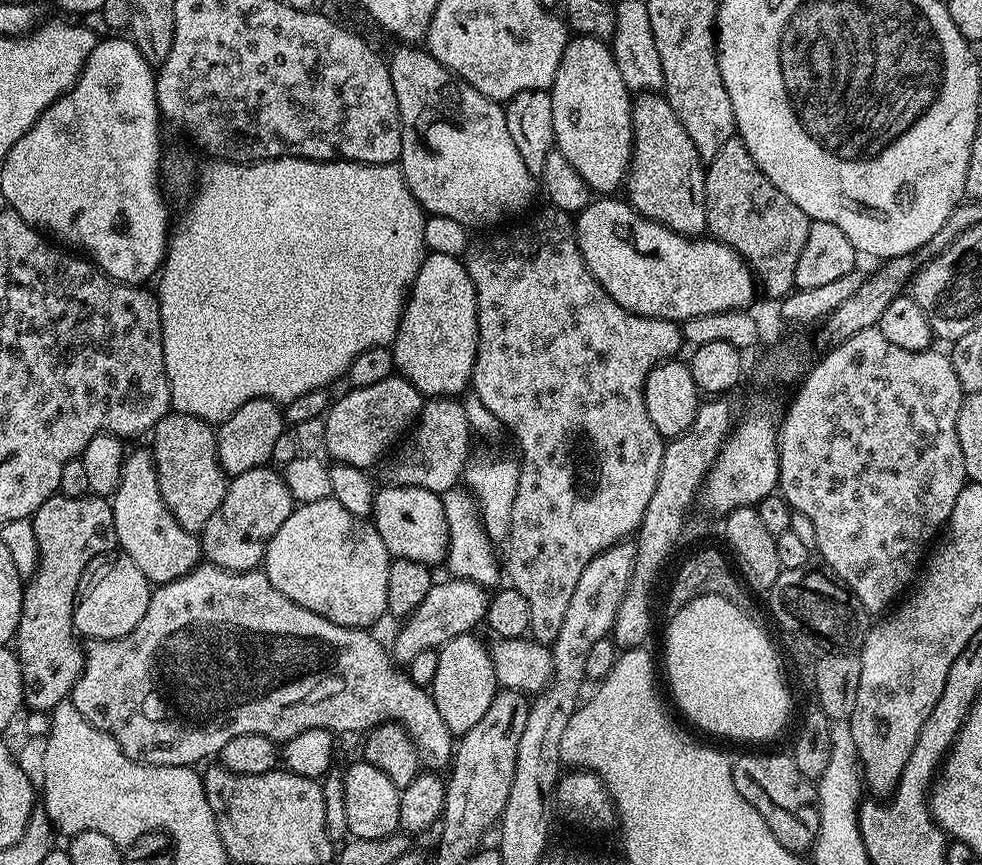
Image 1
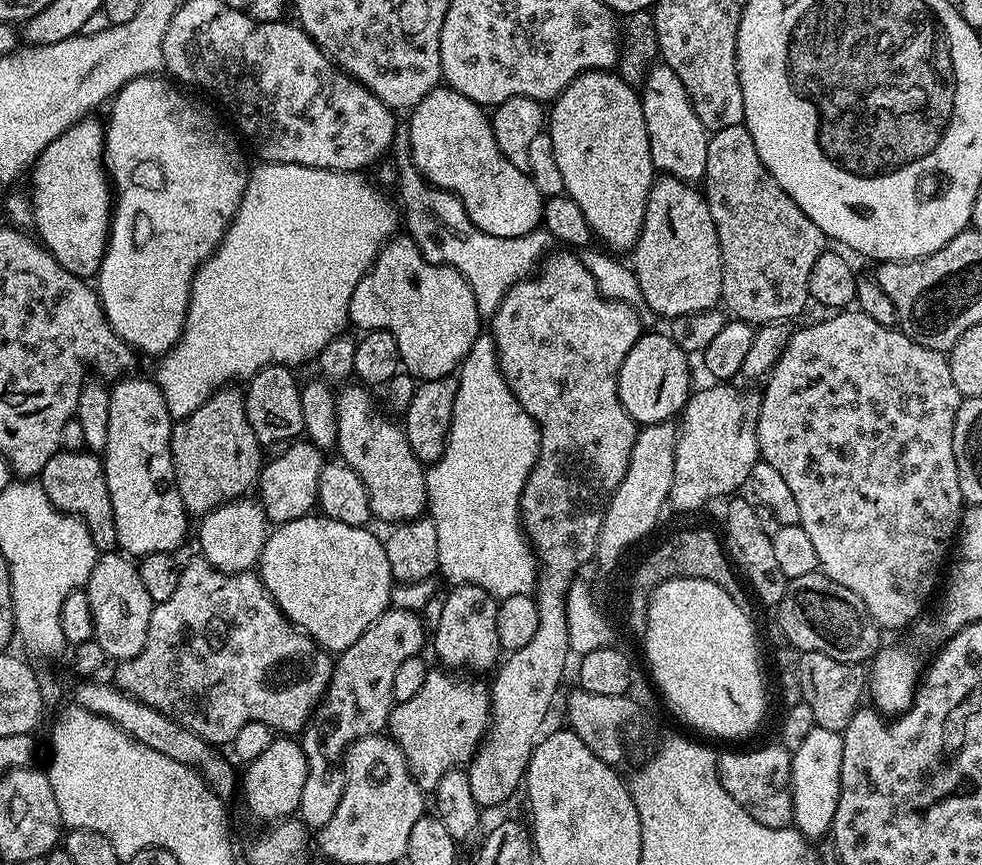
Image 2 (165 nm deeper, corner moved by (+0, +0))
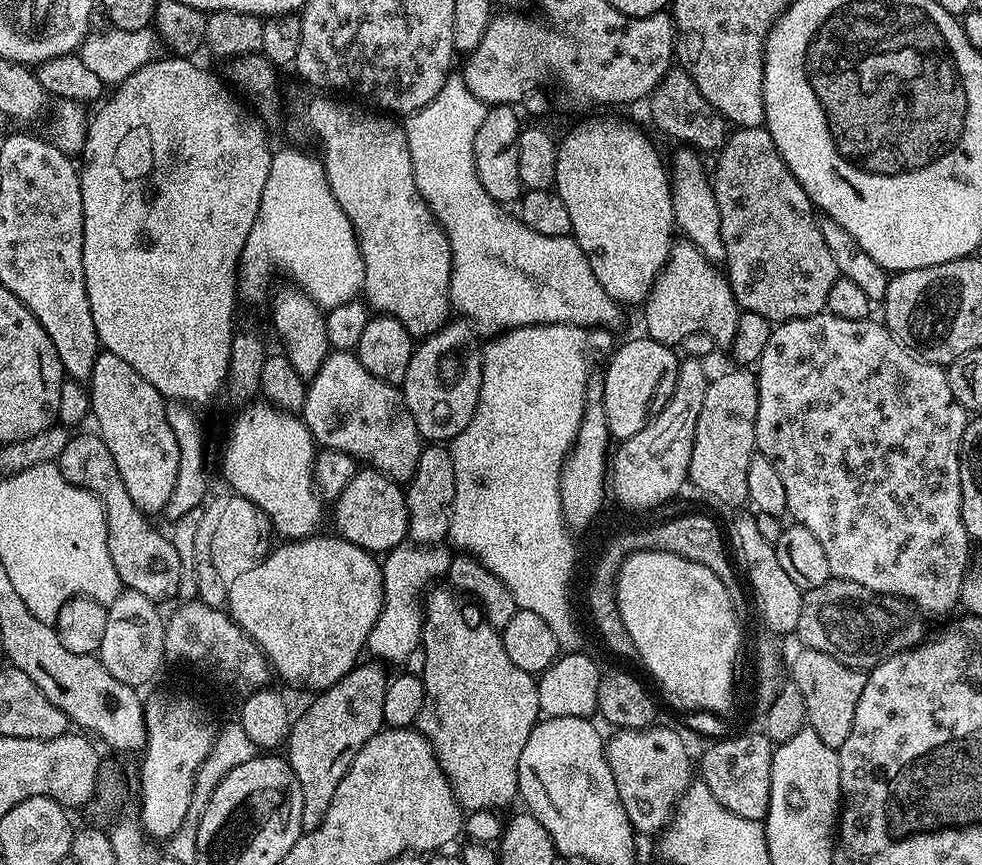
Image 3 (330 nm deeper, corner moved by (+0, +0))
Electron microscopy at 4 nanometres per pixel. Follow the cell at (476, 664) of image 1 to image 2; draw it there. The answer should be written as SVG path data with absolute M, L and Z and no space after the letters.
M458 584L451 589L449 596L443 597L442 618L434 625L436 637L431 637L430 644L436 647L436 656L443 667L448 670L469 668L469 673L480 674L495 669L502 656L502 649L498 642L498 601L482 586L473 584Z

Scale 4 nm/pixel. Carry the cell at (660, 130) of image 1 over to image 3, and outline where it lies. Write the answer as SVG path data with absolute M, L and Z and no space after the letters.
M680 238L673 243L668 260L664 263L664 269L656 276L654 286L642 305L644 328L648 331L645 332L647 339L657 340L659 344L677 346L676 344L684 340L684 328L689 328L692 332L705 332L716 344L731 346L734 342L734 334L738 330L738 318L742 309L734 298L727 275L716 268L719 267L708 260L706 254L702 254L702 250L695 248L689 240Z

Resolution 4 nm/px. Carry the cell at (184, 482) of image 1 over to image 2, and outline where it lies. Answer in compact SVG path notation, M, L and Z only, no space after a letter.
M239 387L221 388L205 404L198 406L194 414L177 420L172 425L172 461L178 494L182 494L184 509L196 518L203 518L223 504L243 497L248 492L247 488L251 484L253 487L260 479L262 445L258 438L254 438L254 430L250 430L250 422L244 409L244 392L236 388Z

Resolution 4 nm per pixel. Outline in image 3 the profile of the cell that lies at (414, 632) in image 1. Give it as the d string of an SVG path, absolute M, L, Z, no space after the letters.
M357 663L342 679L334 682L334 686L325 688L315 697L316 701L292 721L292 731L286 741L286 759L298 778L298 786L302 786L304 832L322 826L334 790L338 790L338 782L342 782L358 750L362 750L365 742L385 727L382 702L386 699L390 676L384 673L383 663L364 663Z

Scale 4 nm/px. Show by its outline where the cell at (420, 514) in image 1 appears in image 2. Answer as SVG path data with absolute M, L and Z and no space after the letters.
M352 382L338 392L336 396L336 413L338 414L338 434L336 448L339 459L349 464L362 478L366 494L370 494L370 510L378 521L385 520L388 526L403 524L409 520L419 520L428 507L426 490L426 468L420 459L410 450L403 427L396 424L380 412L376 400L367 387Z

